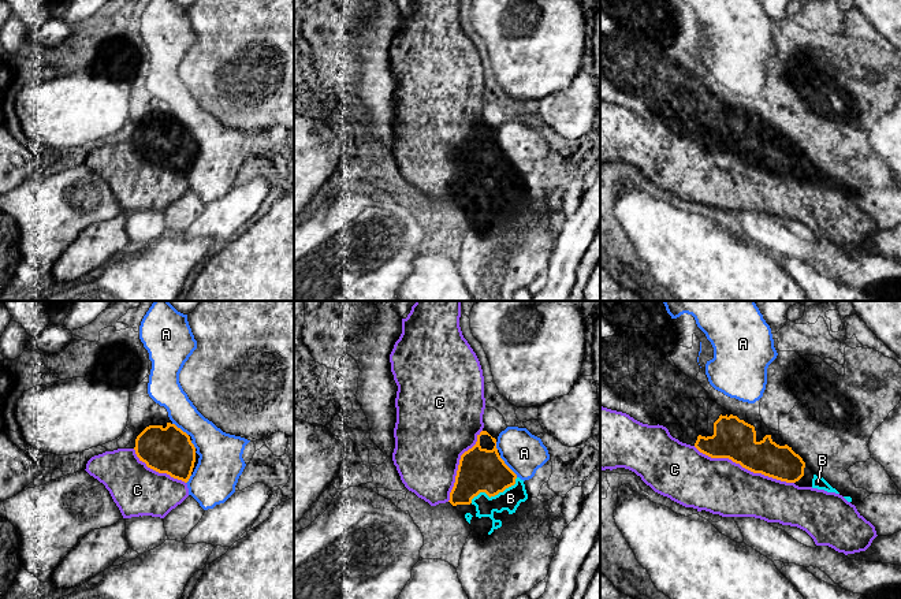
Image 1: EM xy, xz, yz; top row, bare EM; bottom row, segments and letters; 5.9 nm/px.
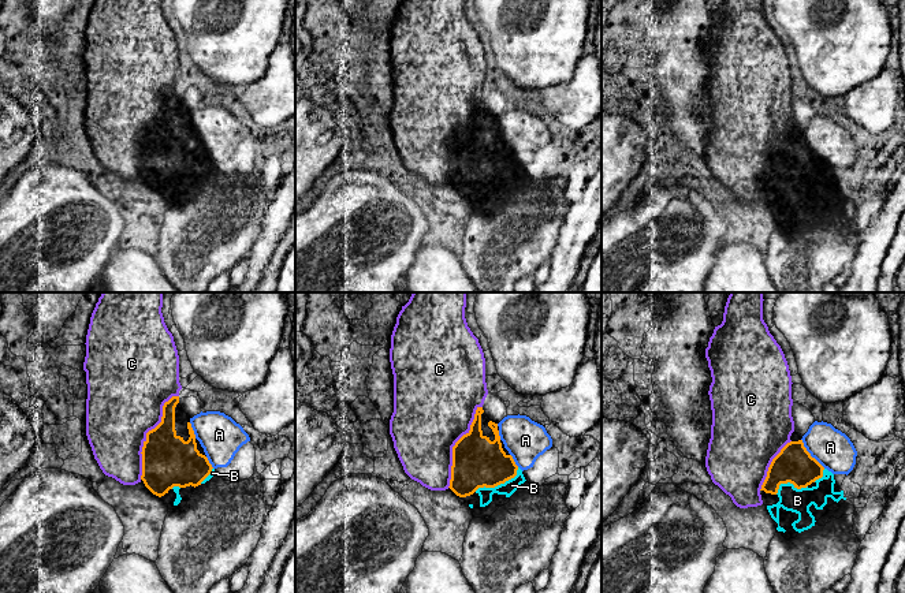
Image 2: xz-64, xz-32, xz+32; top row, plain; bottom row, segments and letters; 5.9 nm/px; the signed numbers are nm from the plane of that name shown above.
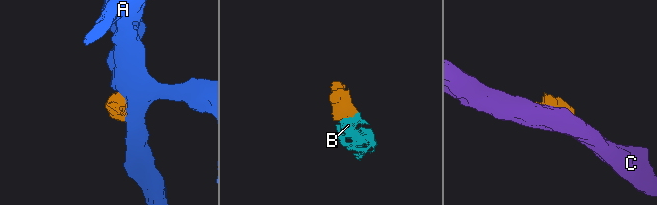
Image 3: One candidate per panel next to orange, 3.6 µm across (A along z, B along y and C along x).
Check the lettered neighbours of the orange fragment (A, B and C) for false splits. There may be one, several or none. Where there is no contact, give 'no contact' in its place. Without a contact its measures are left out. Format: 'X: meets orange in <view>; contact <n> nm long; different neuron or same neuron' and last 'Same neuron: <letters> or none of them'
A: meets orange in xz; contact 170 nm long; different neuron
B: meets orange in xz; contact 320 nm long; same neuron
C: meets orange in yz; contact 650 nm long; different neuron
Same neuron: B

